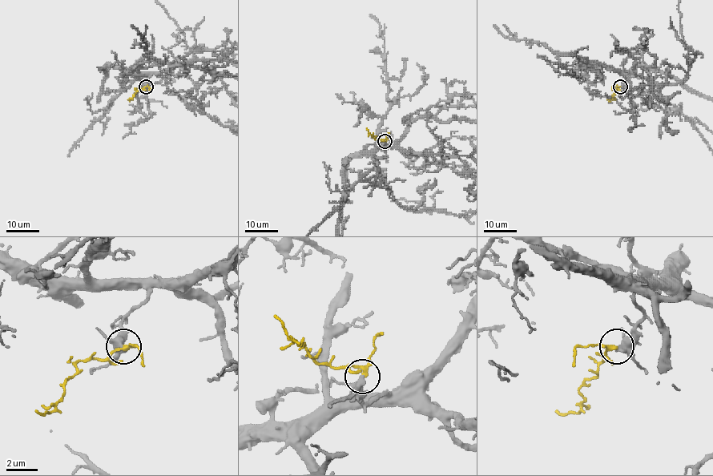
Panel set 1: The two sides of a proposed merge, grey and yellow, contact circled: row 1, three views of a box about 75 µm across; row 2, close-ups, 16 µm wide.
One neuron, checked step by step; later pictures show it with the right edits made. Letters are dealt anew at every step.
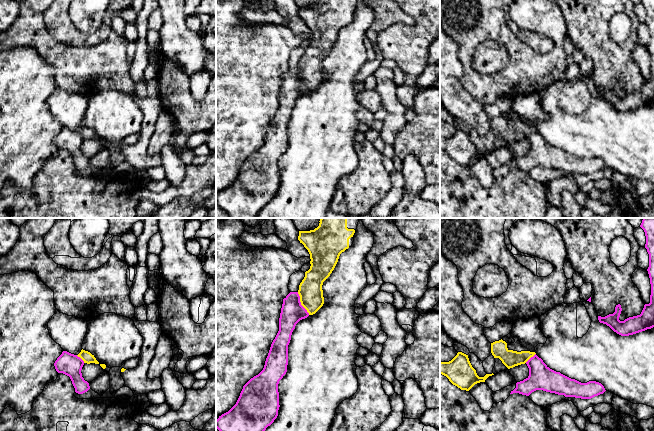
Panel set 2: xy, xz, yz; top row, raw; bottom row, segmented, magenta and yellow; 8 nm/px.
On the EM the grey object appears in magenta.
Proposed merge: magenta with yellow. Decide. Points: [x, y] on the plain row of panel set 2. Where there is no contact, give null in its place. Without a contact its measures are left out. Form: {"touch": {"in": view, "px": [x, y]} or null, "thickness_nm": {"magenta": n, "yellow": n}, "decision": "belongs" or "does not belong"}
{"touch": {"in": "xz", "px": [300, 79]}, "thickness_nm": {"magenta": 180, "yellow": 190}, "decision": "does not belong"}

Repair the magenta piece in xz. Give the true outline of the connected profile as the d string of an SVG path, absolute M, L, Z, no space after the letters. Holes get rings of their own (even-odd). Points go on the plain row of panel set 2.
M290 68L283 75L279 107L263 146L243 162L236 180L216 196L216 204L229 218L255 218L277 194L278 160L287 148L291 111L296 100L308 92L298 68Z

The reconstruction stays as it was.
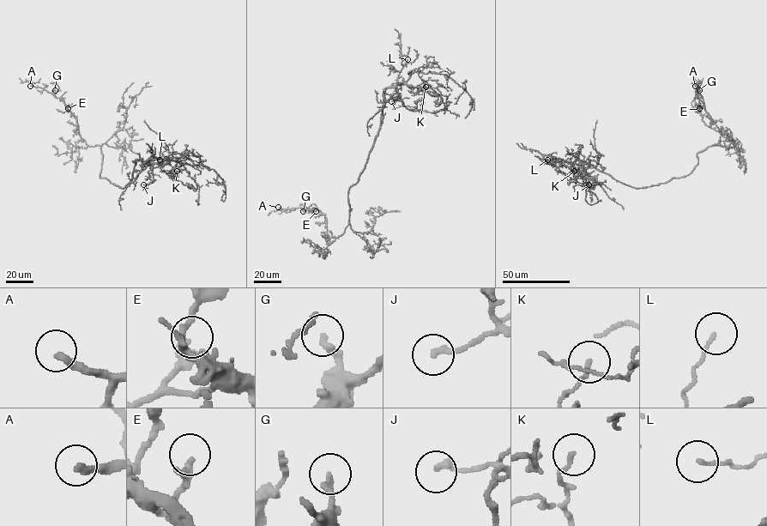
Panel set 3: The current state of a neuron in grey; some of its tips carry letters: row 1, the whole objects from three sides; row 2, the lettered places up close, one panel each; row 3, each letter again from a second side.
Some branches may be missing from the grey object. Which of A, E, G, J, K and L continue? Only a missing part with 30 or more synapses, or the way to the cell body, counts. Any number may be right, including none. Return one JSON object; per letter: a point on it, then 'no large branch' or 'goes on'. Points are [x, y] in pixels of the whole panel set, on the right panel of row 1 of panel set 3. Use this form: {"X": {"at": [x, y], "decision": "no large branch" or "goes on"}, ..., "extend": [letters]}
{"A": {"at": [695, 86], "decision": "goes on"}, "E": {"at": [699, 108], "decision": "no large branch"}, "G": {"at": [699, 90], "decision": "no large branch"}, "J": {"at": [588, 184], "decision": "no large branch"}, "K": {"at": [574, 171], "decision": "no large branch"}, "L": {"at": [547, 160], "decision": "no large branch"}, "extend": ["A"]}

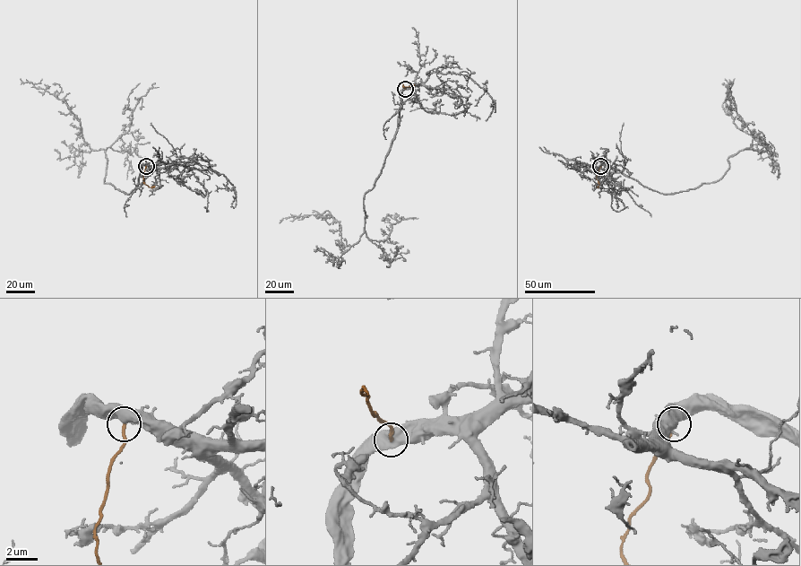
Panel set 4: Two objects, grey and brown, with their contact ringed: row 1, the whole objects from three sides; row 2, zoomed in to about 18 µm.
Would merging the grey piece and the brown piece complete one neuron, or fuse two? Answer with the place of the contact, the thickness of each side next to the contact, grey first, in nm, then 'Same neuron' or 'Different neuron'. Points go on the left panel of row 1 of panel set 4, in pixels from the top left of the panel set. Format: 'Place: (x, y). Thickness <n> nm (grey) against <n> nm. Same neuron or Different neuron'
Place: (146, 166). Thickness 800 nm (grey) against 200 nm. Different neuron

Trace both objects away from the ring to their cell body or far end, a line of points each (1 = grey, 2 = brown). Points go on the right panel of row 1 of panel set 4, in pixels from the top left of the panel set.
1: (601, 166), (666, 194), (717, 182), (730, 156), (757, 150), (756, 140), (723, 108), (735, 78)
2: (601, 166), (596, 177), (597, 187)

